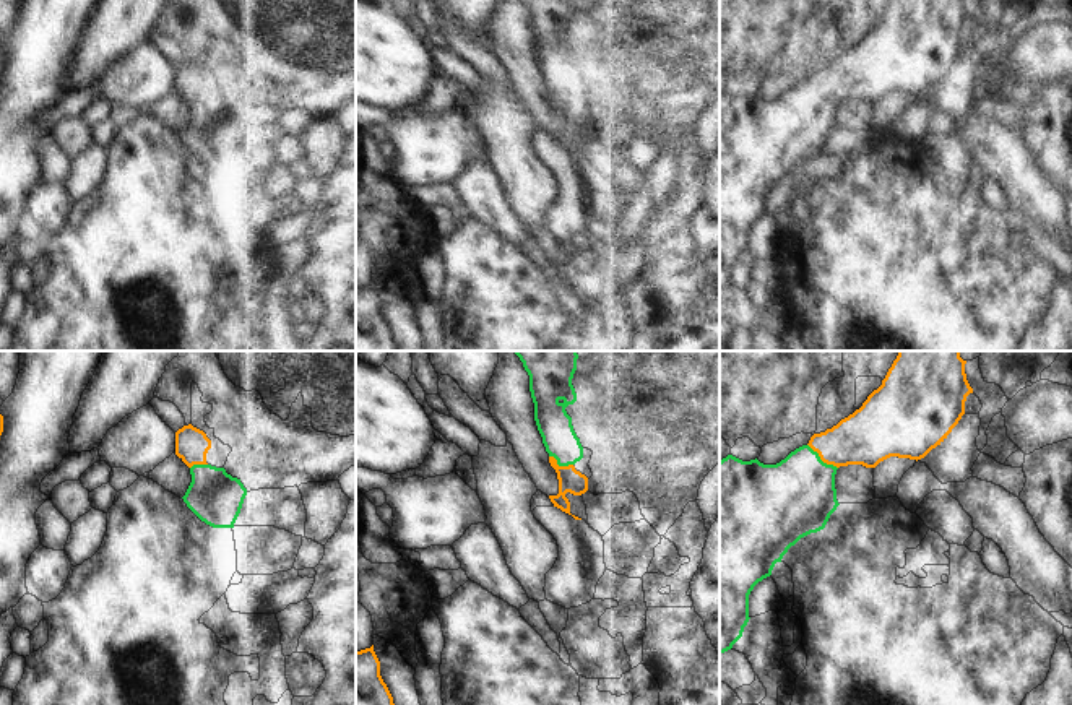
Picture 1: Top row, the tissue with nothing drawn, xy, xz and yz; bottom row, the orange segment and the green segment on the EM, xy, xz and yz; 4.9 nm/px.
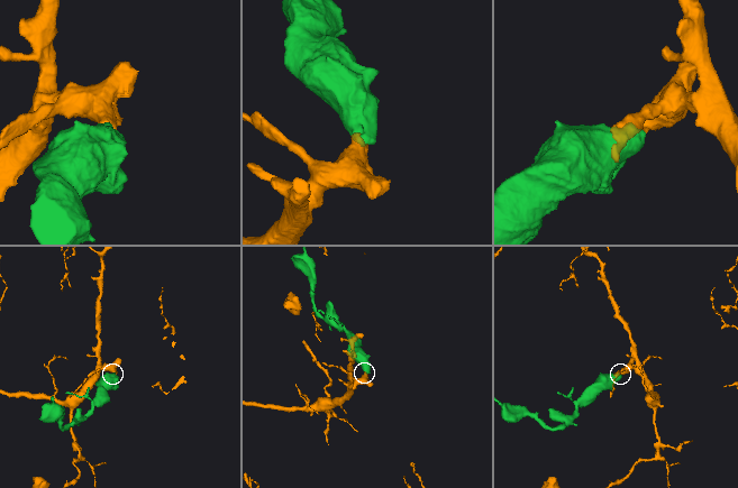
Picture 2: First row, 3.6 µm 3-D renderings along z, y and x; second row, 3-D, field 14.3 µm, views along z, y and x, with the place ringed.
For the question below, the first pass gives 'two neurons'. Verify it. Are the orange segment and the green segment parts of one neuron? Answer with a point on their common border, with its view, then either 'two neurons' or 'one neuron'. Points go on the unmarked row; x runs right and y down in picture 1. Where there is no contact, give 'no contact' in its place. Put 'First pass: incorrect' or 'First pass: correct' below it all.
meets orange in yz at (822, 96); one neuron
First pass: incorrect

